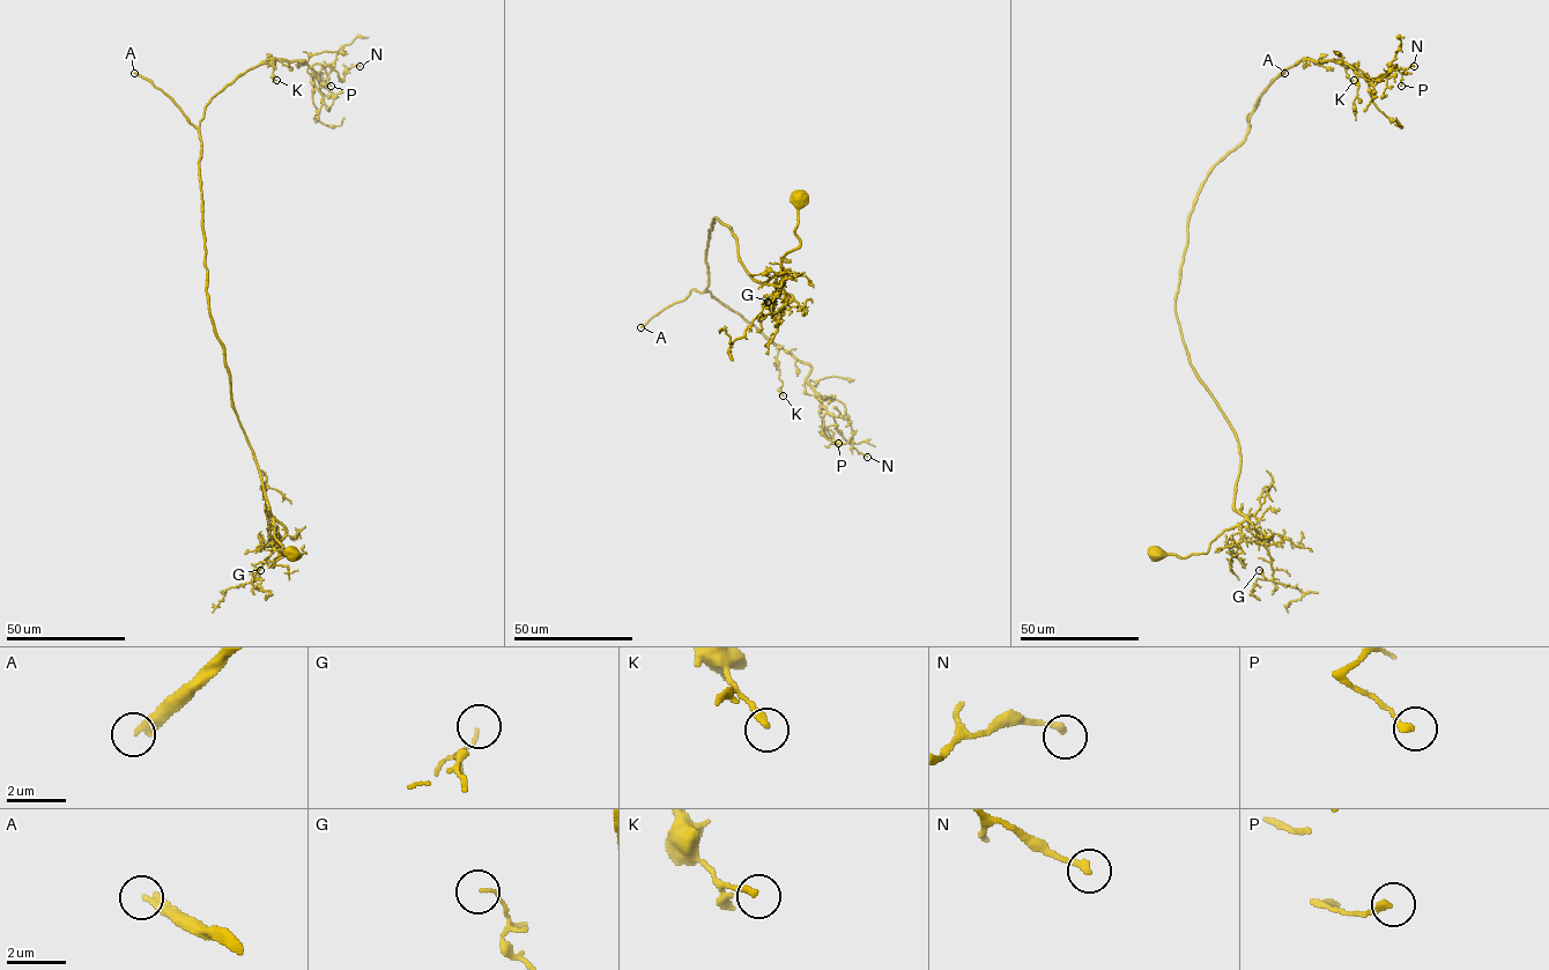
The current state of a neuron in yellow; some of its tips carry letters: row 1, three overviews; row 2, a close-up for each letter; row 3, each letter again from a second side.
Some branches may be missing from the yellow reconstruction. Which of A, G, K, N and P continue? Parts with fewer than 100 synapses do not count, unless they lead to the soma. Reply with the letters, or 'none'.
A

